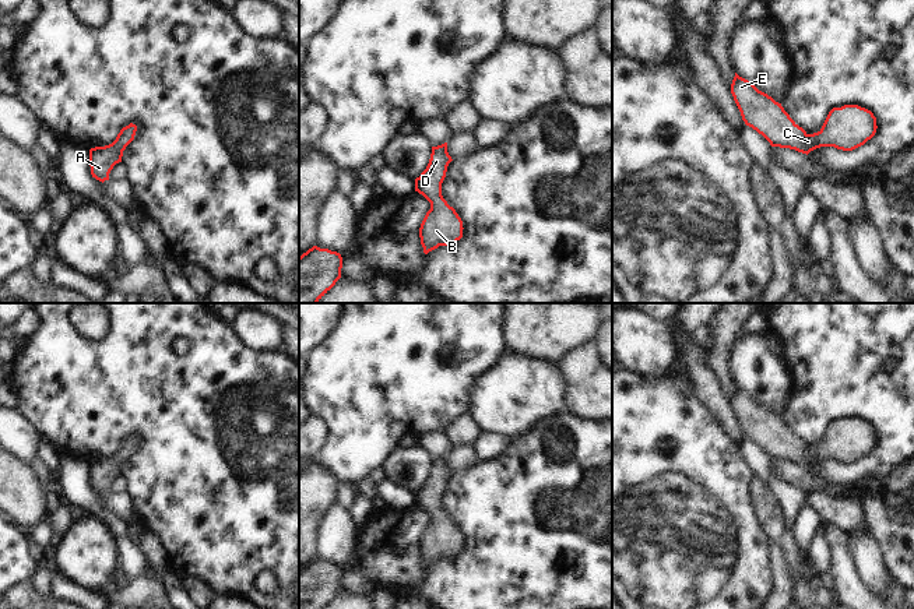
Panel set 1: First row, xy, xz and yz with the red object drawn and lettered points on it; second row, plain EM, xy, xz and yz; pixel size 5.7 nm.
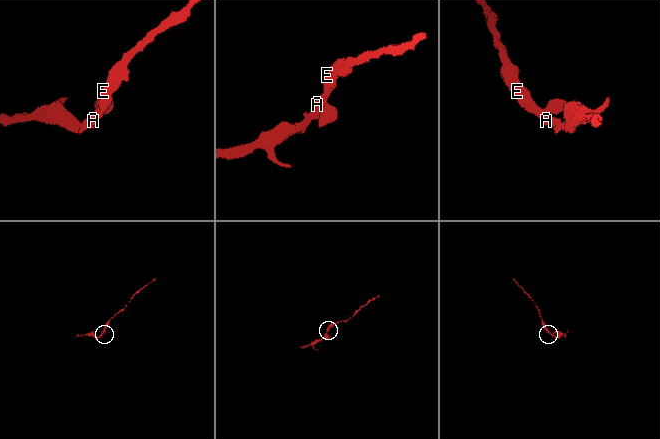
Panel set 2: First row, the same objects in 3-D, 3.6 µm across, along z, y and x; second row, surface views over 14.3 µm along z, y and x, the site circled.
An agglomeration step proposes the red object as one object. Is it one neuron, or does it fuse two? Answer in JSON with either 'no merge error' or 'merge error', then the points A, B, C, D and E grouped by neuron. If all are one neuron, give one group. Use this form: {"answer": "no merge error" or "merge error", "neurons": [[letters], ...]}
{"answer": "no merge error", "neurons": [["A", "B", "C", "D", "E"]]}

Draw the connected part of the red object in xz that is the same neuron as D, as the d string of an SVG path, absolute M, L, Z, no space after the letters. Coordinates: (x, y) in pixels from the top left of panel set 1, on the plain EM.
M447 455L432 460L426 482L415 492L415 504L430 515L430 522L419 541L425 567L439 559L453 557L463 550L463 534L442 508L442 496L451 474L447 465Z

